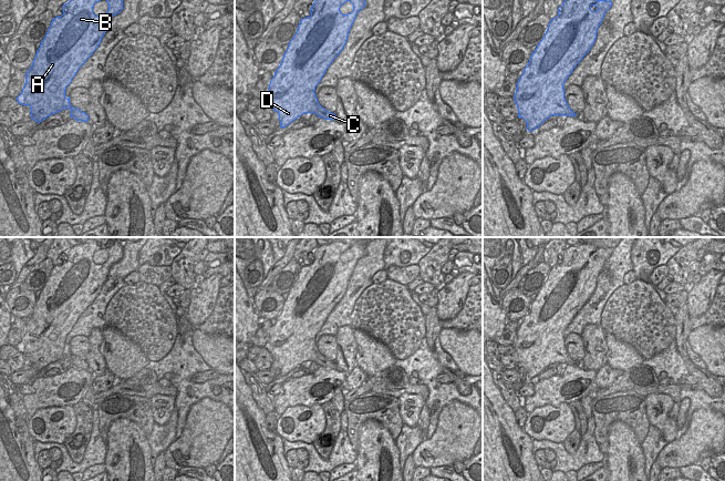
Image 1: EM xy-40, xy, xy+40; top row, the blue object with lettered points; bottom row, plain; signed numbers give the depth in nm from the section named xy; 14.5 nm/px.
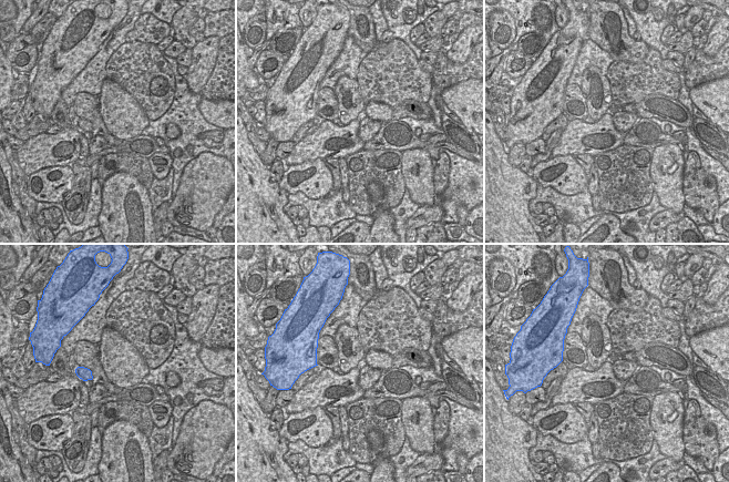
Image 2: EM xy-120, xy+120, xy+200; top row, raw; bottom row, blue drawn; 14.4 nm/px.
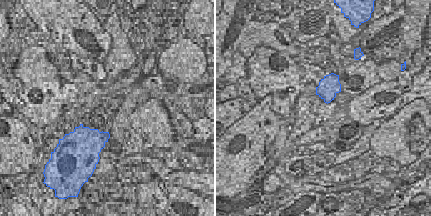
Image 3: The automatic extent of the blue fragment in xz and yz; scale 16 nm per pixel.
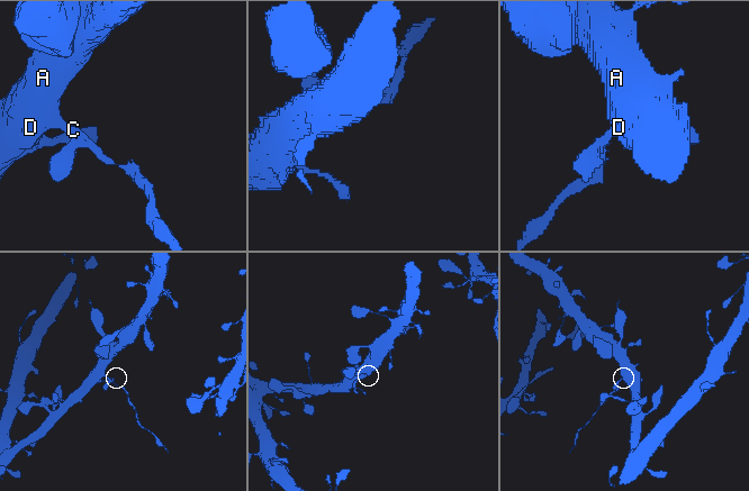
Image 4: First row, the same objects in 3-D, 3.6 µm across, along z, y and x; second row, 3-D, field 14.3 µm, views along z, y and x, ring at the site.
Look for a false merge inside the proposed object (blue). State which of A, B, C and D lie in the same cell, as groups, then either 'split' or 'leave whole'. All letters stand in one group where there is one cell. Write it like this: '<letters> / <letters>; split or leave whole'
A B D / C; split

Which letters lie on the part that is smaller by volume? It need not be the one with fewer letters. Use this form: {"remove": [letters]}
{"remove": ["C"]}

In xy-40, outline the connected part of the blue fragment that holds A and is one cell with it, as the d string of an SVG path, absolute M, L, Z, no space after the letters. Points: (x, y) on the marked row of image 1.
M70 0L63 4L63 14L53 18L51 25L41 41L32 65L25 73L25 83L17 99L18 103L29 105L31 119L40 123L48 116L63 109L72 109L70 96L65 98L66 86L79 69L99 48L110 20L123 10L123 0L106 0L108 10L103 16L95 16L93 7L101 0Z

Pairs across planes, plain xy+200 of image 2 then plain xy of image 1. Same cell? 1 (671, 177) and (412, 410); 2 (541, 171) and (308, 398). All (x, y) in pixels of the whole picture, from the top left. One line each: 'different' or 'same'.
1: same
2: different

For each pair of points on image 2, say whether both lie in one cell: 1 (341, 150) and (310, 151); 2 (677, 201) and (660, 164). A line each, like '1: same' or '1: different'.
1: same
2: same

